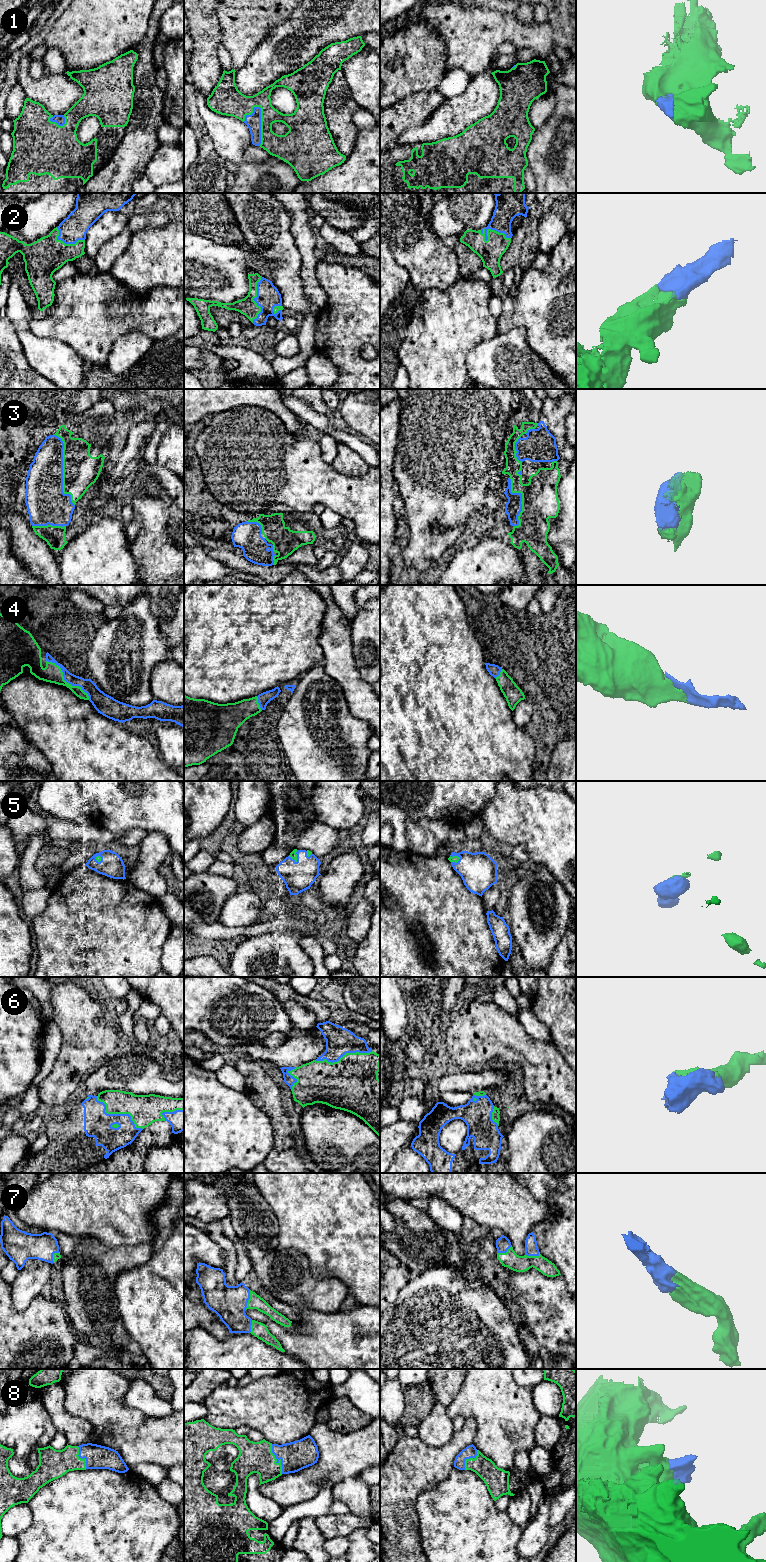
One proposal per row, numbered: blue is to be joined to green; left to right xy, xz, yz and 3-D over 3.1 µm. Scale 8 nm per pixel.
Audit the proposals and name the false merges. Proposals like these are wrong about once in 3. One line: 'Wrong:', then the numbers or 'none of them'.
Wrong: none of them

